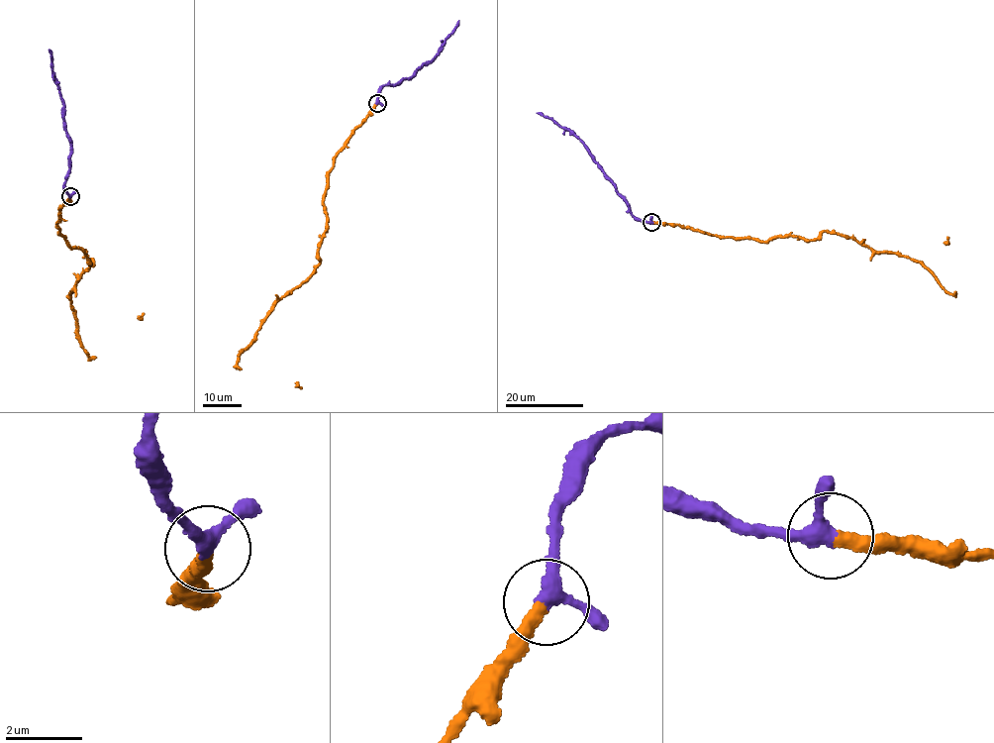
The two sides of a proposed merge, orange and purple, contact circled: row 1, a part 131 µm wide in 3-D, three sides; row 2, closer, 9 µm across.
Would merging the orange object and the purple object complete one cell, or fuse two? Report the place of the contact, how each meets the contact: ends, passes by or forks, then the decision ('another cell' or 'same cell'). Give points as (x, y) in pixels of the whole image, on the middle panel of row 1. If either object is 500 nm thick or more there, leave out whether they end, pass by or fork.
place (377, 103); orange ends; purple passes by; same cell

